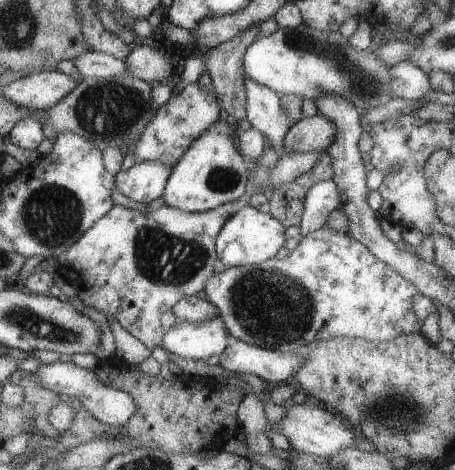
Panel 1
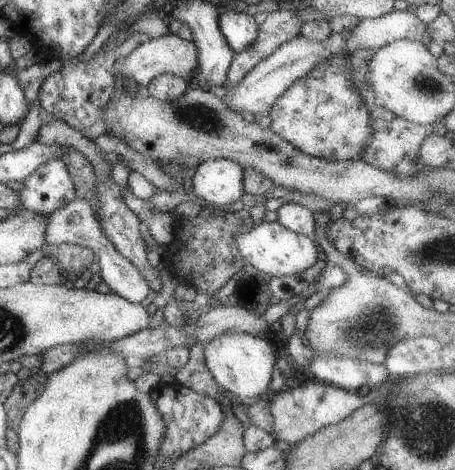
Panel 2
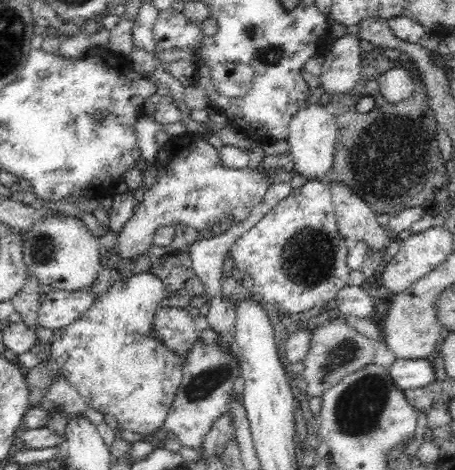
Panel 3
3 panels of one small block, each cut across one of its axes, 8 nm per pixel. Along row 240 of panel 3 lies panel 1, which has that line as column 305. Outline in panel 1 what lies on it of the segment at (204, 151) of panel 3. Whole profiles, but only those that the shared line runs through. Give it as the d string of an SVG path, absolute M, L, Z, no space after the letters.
M318 113L310 118L302 119L288 130L283 137L283 153L321 153L334 143L336 126L328 117Z

